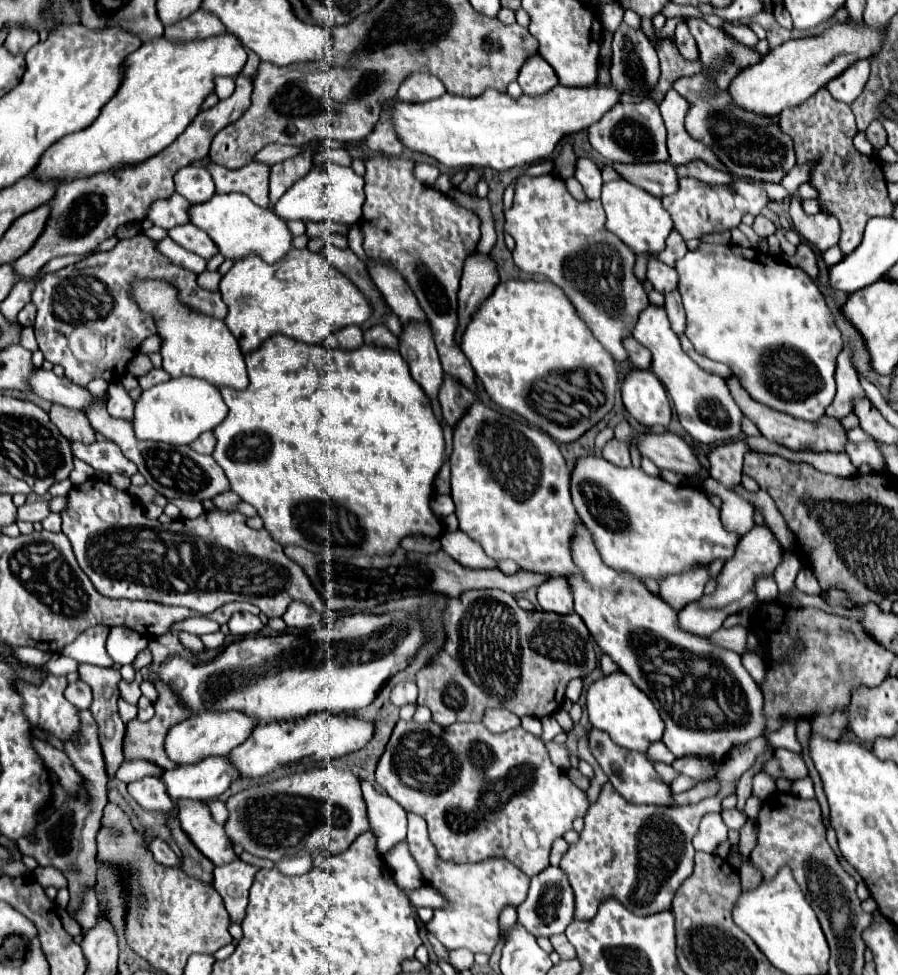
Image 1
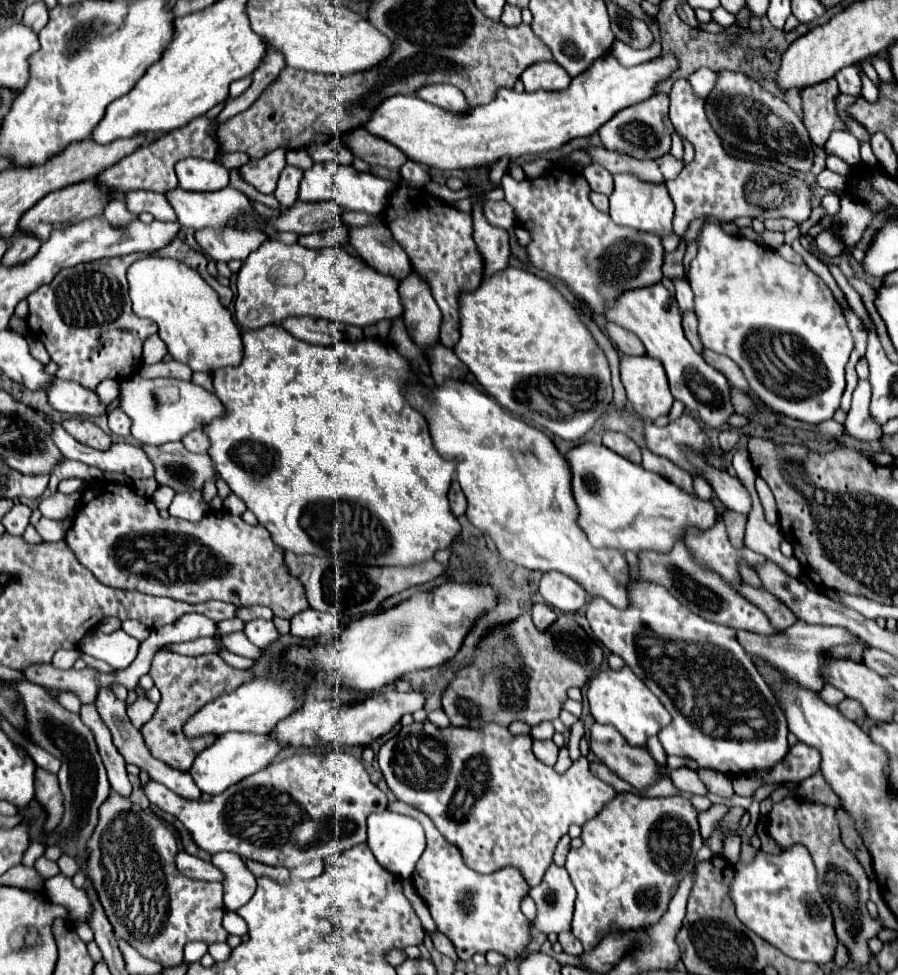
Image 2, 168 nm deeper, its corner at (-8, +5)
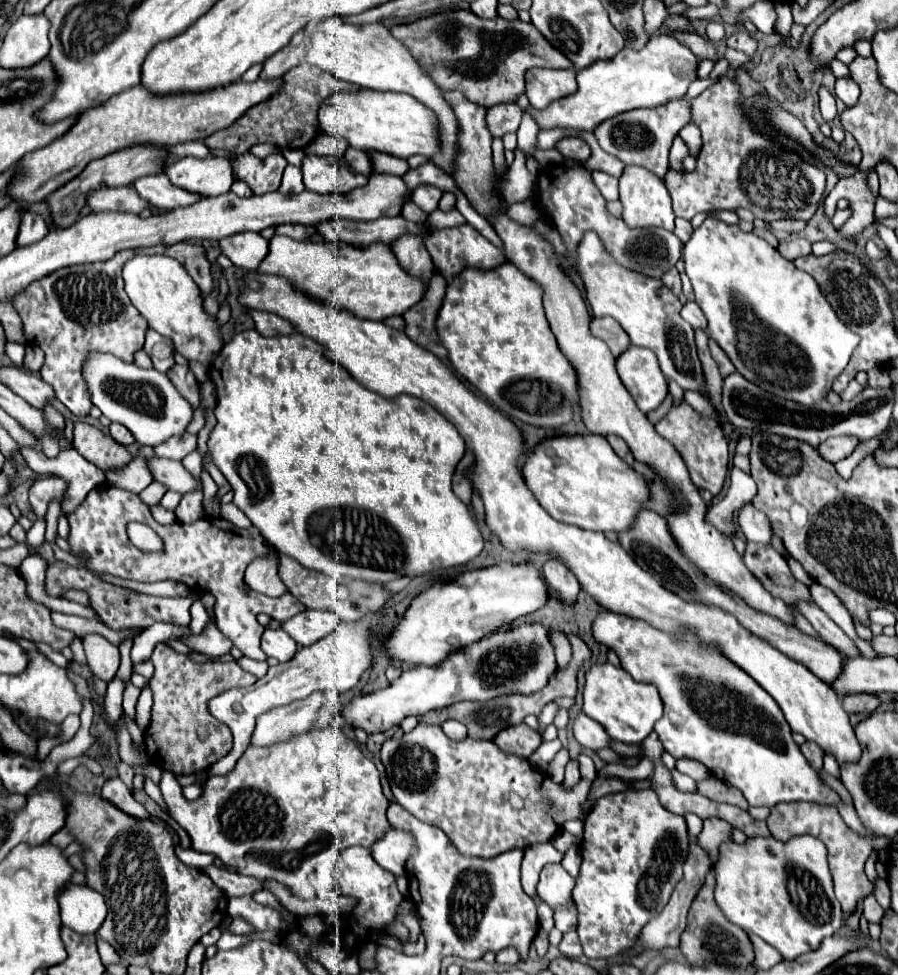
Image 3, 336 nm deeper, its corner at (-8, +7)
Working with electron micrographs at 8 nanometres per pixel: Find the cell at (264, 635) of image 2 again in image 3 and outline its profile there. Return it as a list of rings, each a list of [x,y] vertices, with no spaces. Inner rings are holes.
[[[265,629],[261,637],[261,649],[269,657],[275,657],[279,661],[289,661],[297,651],[297,643],[283,629]]]

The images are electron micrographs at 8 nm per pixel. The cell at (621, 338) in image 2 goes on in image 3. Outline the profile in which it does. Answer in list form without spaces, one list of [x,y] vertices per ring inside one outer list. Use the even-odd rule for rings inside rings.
[[[595,317],[595,319],[591,321],[591,333],[593,333],[595,337],[599,337],[601,341],[605,341],[615,357],[631,347],[629,335],[627,335],[627,333],[623,331],[623,327],[621,327],[615,319],[611,319],[611,317]]]

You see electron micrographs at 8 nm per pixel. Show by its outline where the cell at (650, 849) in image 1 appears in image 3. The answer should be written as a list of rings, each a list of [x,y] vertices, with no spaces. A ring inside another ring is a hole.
[[[631,789],[613,795],[605,795],[595,801],[589,817],[585,819],[585,835],[581,843],[581,869],[577,885],[573,889],[573,901],[579,911],[577,933],[583,945],[583,953],[589,959],[609,959],[623,951],[629,951],[643,925],[657,917],[667,905],[675,885],[683,877],[683,863],[689,851],[689,831],[681,815],[667,811],[653,789]]]

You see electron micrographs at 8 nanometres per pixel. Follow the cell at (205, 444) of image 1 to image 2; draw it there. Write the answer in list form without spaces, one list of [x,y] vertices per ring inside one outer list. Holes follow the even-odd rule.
[[[195,429],[195,431],[187,433],[187,437],[183,437],[181,443],[183,443],[185,449],[191,451],[191,453],[205,453],[207,447],[209,447],[207,435],[205,435],[201,429]]]

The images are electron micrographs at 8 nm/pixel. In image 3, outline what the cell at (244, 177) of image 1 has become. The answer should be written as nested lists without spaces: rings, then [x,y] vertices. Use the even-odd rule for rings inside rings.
[[[245,153],[232,162],[235,175],[241,181],[245,181],[255,195],[277,191],[285,167],[287,167],[287,161],[283,153],[281,155],[273,153],[273,155],[267,155],[265,159],[257,159],[251,153]]]

